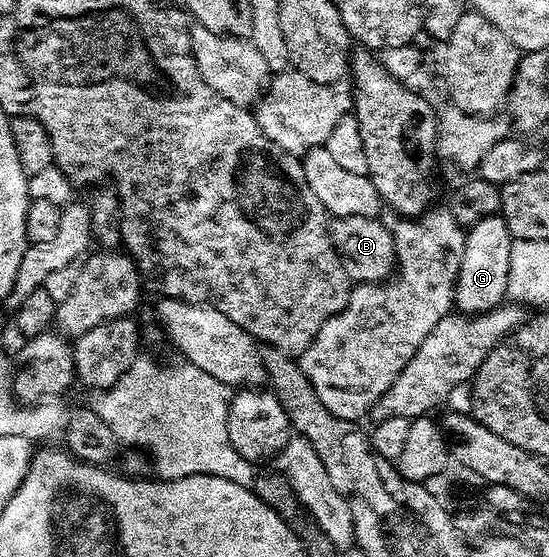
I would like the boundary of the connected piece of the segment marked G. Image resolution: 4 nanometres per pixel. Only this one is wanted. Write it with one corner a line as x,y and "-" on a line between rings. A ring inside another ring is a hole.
500,215
480,219
466,233
464,255
454,283
454,305
463,314
477,315
496,309
507,300
508,263
510,262
510,232
506,220

